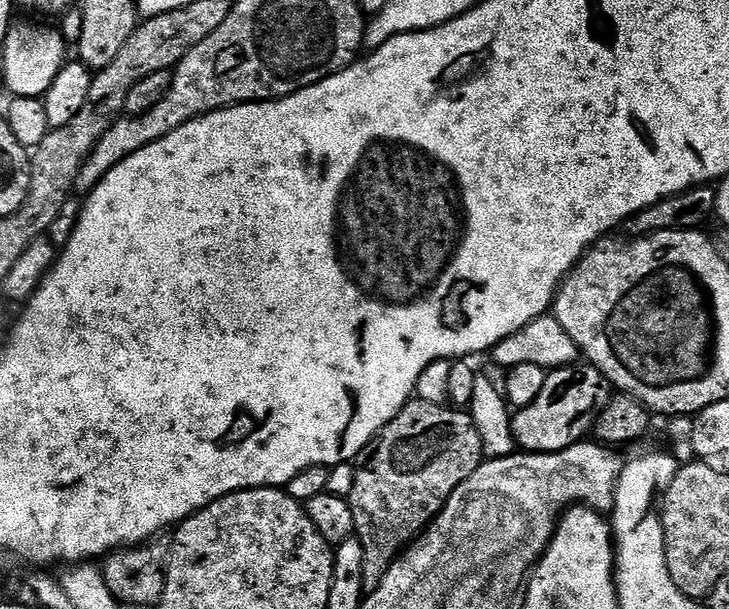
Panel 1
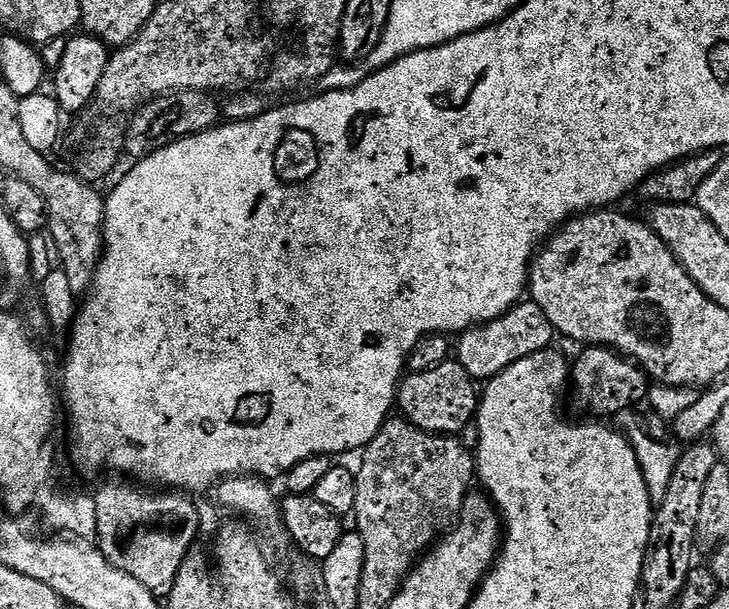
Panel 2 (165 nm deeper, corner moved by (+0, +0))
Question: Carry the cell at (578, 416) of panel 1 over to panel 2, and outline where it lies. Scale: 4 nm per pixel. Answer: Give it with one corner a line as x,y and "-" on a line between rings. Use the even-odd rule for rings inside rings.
588,346
581,352
584,353
574,360
570,368
570,392
576,395
578,407
593,412
596,418
613,418
620,411
635,409
647,401
650,378
636,361
603,346

